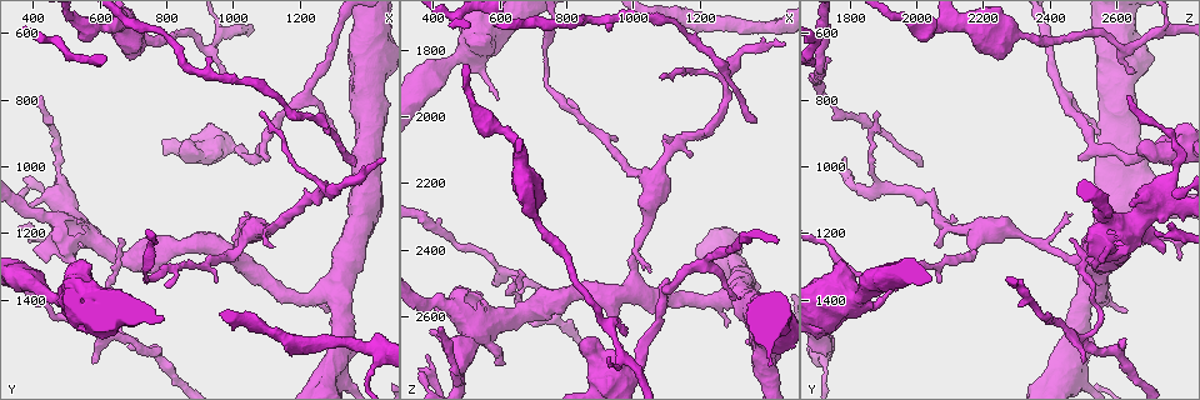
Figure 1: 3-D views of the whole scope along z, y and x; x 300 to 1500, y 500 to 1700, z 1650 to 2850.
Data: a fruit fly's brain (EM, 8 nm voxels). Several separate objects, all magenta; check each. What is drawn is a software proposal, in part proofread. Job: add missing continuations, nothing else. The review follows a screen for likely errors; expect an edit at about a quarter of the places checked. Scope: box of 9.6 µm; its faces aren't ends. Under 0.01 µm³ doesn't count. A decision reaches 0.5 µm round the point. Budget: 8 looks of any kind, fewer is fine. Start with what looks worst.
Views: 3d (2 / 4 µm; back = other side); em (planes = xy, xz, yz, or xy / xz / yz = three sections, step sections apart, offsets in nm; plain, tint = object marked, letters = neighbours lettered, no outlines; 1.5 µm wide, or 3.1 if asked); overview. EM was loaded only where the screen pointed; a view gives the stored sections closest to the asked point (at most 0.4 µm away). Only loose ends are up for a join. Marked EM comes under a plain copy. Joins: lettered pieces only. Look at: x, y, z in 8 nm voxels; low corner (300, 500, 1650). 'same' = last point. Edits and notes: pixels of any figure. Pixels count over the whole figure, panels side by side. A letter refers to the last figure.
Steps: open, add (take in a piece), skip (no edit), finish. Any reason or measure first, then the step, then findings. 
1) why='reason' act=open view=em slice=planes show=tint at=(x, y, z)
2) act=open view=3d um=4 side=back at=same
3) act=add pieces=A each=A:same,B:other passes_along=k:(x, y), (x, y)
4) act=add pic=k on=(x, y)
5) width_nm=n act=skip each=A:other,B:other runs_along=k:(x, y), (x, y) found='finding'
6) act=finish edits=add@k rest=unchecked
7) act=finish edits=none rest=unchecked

why='branch stops here' act=open view=em slice=xy step=4 show=tint at=(570, 1590, 2500)

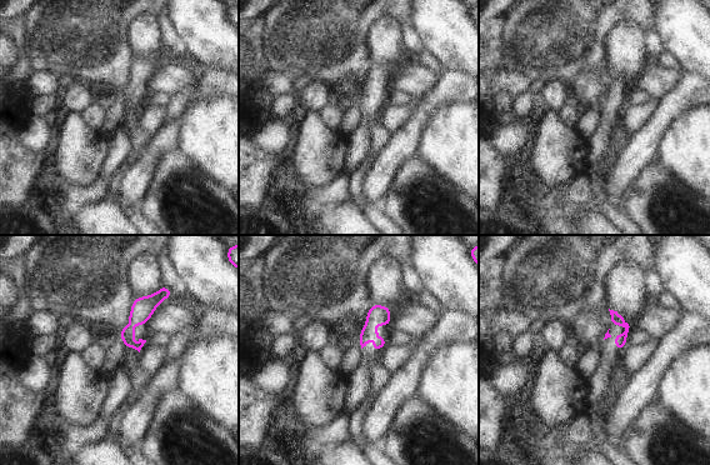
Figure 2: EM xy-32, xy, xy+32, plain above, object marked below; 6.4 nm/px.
act=open view=em slice=xy step=4 show=letters at=same

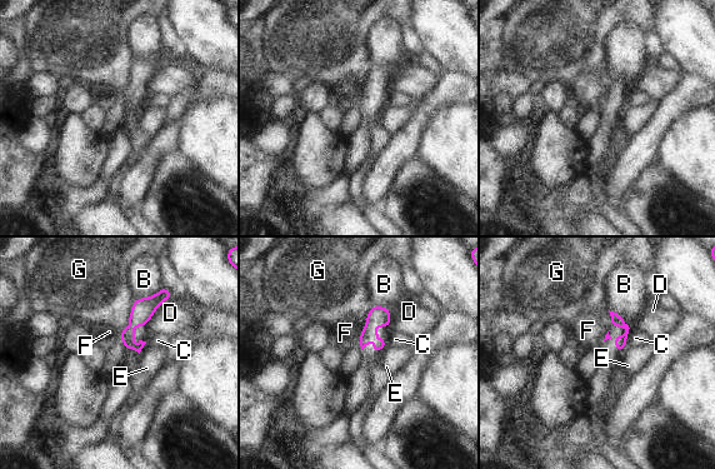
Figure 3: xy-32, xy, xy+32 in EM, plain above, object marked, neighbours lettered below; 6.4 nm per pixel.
longest_contact=D:260nm act=skip each=B:other,C:other,D:other,E:other,F:other,G:other found='no lettered piece goes on from it'

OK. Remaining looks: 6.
why='free end' act=open view=3d um=2 side=back at=(1370, 1000, 2020)

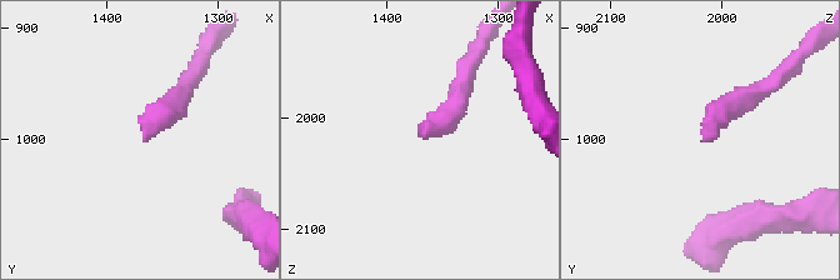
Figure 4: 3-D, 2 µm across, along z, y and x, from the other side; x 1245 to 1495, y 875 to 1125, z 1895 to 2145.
act=open view=em slice=planes show=letters at=(1364, 1000, 2020)

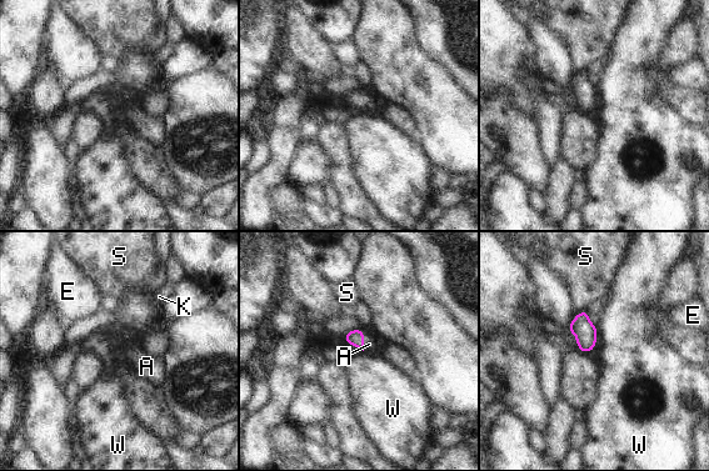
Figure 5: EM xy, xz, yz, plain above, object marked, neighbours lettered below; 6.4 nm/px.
width_nm=110 act=add pieces=A each=A:same,E:other,K:other,S:other,W:other passes_along=5:(355, 337), (363, 342), (369, 344) found='the neuron continues'

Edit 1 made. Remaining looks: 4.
act=open view=overview

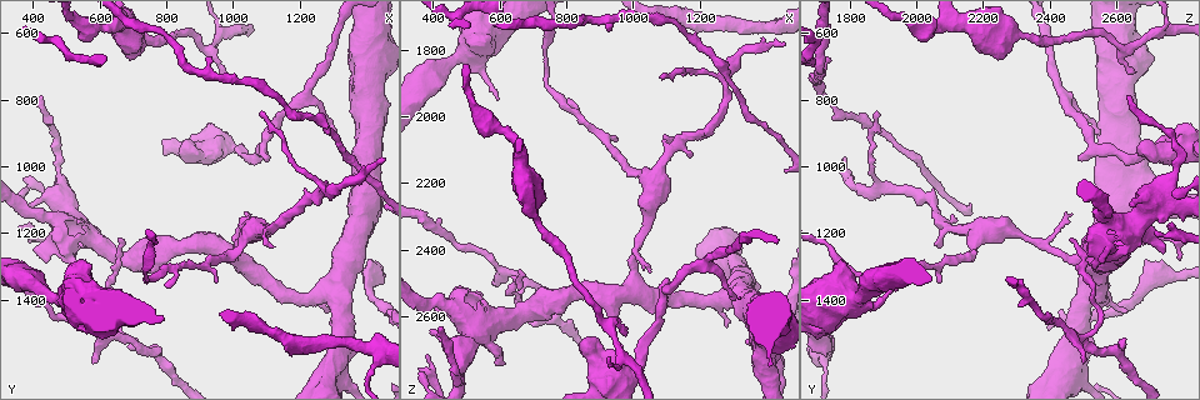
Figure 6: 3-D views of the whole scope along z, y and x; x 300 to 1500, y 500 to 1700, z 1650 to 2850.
why='branch stops here' act=open view=em slice=planes show=tint at=(960, 1350, 2070)

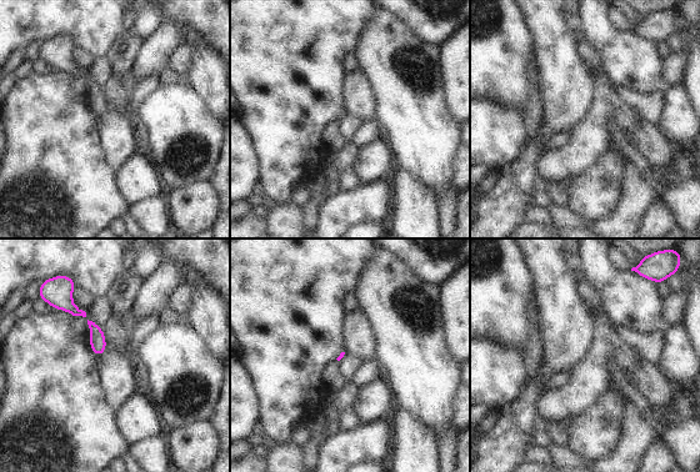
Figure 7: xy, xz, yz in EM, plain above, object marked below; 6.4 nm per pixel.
act=open view=em slice=planes show=letters at=same

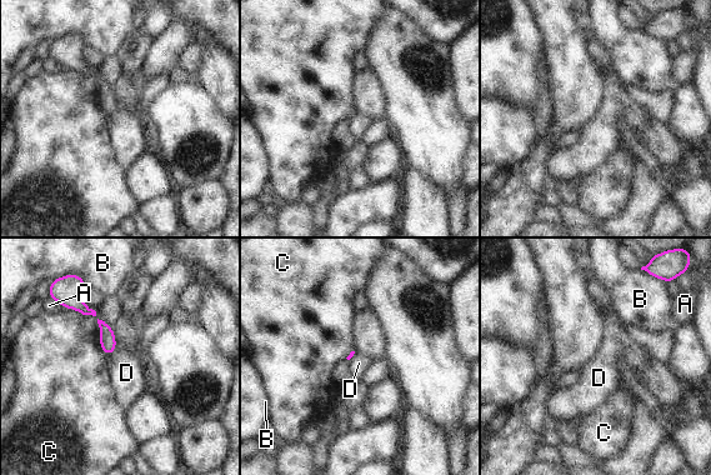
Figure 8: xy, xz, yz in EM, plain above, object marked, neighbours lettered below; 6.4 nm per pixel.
act=skip each=A:other,B:other,C:other,D:other runs_along=8:(75, 300), (104, 326), (109, 350) found='none of them fits'

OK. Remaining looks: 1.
act=finish edits=add@5 rest=unchecked

